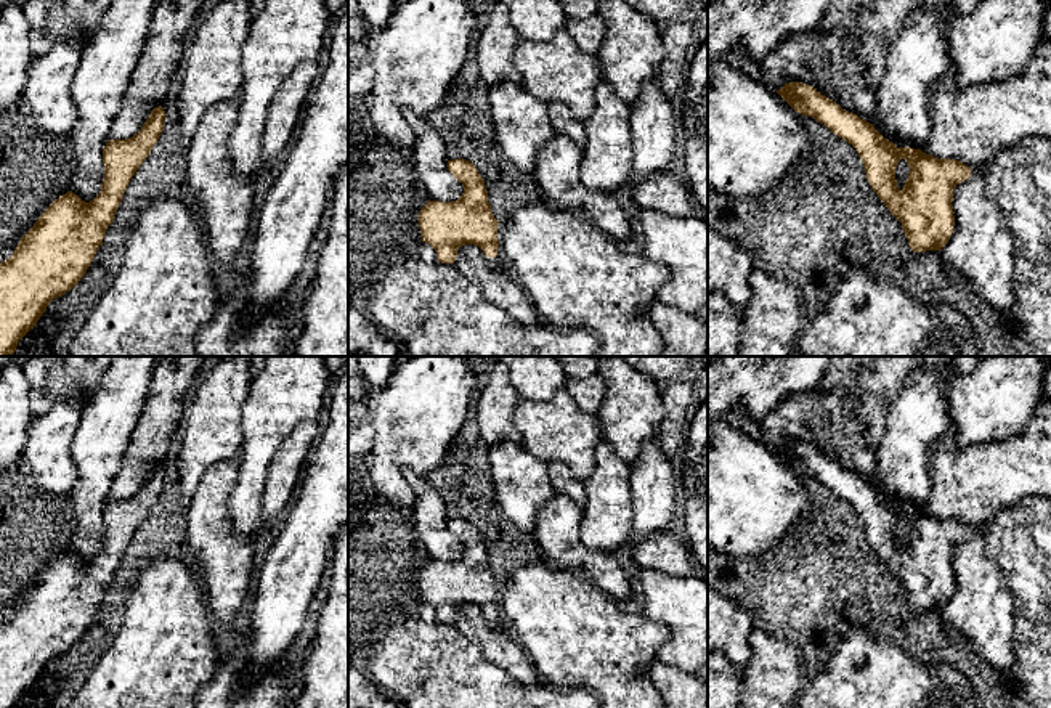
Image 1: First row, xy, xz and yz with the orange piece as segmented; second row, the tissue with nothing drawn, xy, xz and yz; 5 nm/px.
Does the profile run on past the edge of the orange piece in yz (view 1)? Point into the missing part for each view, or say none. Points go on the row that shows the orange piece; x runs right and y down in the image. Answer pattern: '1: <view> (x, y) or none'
1: none

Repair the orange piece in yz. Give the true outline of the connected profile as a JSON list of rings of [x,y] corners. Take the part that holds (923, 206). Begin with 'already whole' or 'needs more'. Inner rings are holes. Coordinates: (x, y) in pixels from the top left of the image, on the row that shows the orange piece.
already whole | [[[789,82],[777,93],[796,112],[814,117],[855,148],[870,186],[902,223],[913,252],[942,250],[955,225],[953,189],[972,175],[971,167],[955,159],[937,159],[921,149],[897,148],[873,124],[844,111],[810,85]],[[900,159],[910,167],[902,189],[895,180]]]

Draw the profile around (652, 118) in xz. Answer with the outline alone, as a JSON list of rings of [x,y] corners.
[[[656,80],[645,82],[631,103],[632,180],[663,172],[674,159],[679,149],[674,104]]]

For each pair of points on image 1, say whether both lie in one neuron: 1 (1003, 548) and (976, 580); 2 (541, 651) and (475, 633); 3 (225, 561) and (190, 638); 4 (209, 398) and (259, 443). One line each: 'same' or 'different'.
1: different
2: different
3: different
4: different

